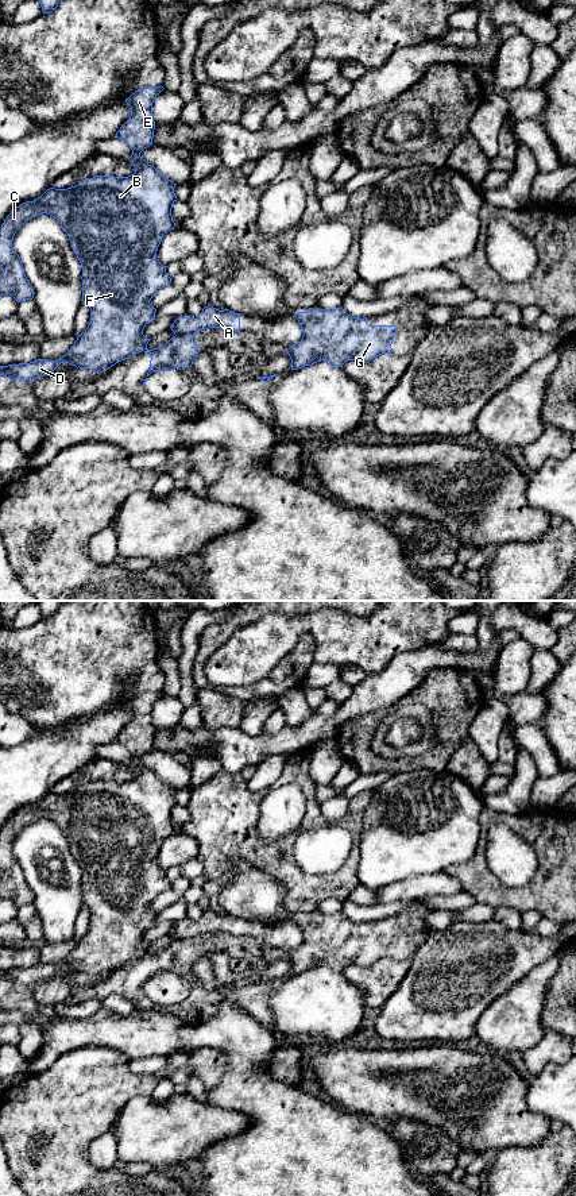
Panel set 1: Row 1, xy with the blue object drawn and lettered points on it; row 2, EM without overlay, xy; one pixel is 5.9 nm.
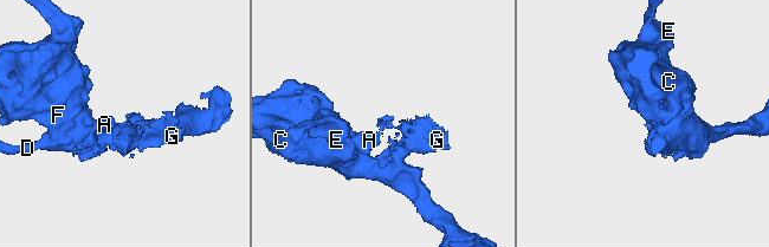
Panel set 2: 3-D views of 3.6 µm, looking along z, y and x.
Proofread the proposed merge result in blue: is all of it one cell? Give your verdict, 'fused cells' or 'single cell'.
fused cells

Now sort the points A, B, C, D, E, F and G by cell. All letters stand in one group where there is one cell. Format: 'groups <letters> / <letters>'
groups A B C D E F / G

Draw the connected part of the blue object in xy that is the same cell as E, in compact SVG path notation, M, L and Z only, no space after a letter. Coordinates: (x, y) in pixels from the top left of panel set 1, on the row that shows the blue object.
M147 86L125 99L131 107L131 116L116 132L116 138L125 142L132 150L128 161L135 167L134 174L128 177L96 175L67 189L50 188L34 201L16 207L1 224L0 297L9 294L18 302L34 298L35 292L24 274L19 255L13 251L12 240L26 221L47 213L55 217L65 229L82 266L82 301L90 308L90 323L62 358L0 366L0 375L11 381L20 378L31 382L53 373L61 363L103 373L147 350L151 339L143 335L143 329L155 320L156 312L150 300L156 292L171 283L166 266L156 259L156 251L163 235L175 227L171 208L178 200L174 193L177 184L165 178L140 157L140 153L152 144L155 130L152 103L163 89L163 86Z

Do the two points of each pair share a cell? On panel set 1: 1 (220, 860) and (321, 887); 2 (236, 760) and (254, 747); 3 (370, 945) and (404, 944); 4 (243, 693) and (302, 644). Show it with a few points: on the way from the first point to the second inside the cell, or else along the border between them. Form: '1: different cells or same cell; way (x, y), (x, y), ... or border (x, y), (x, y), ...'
1: same cell; way (246, 852), (258, 852), (271, 857), (296, 882)
2: same cell; way (240, 756), (250, 749)
3: same cell; way (378, 944), (395, 944)
4: same cell; way (259, 690), (266, 687), (293, 660)

